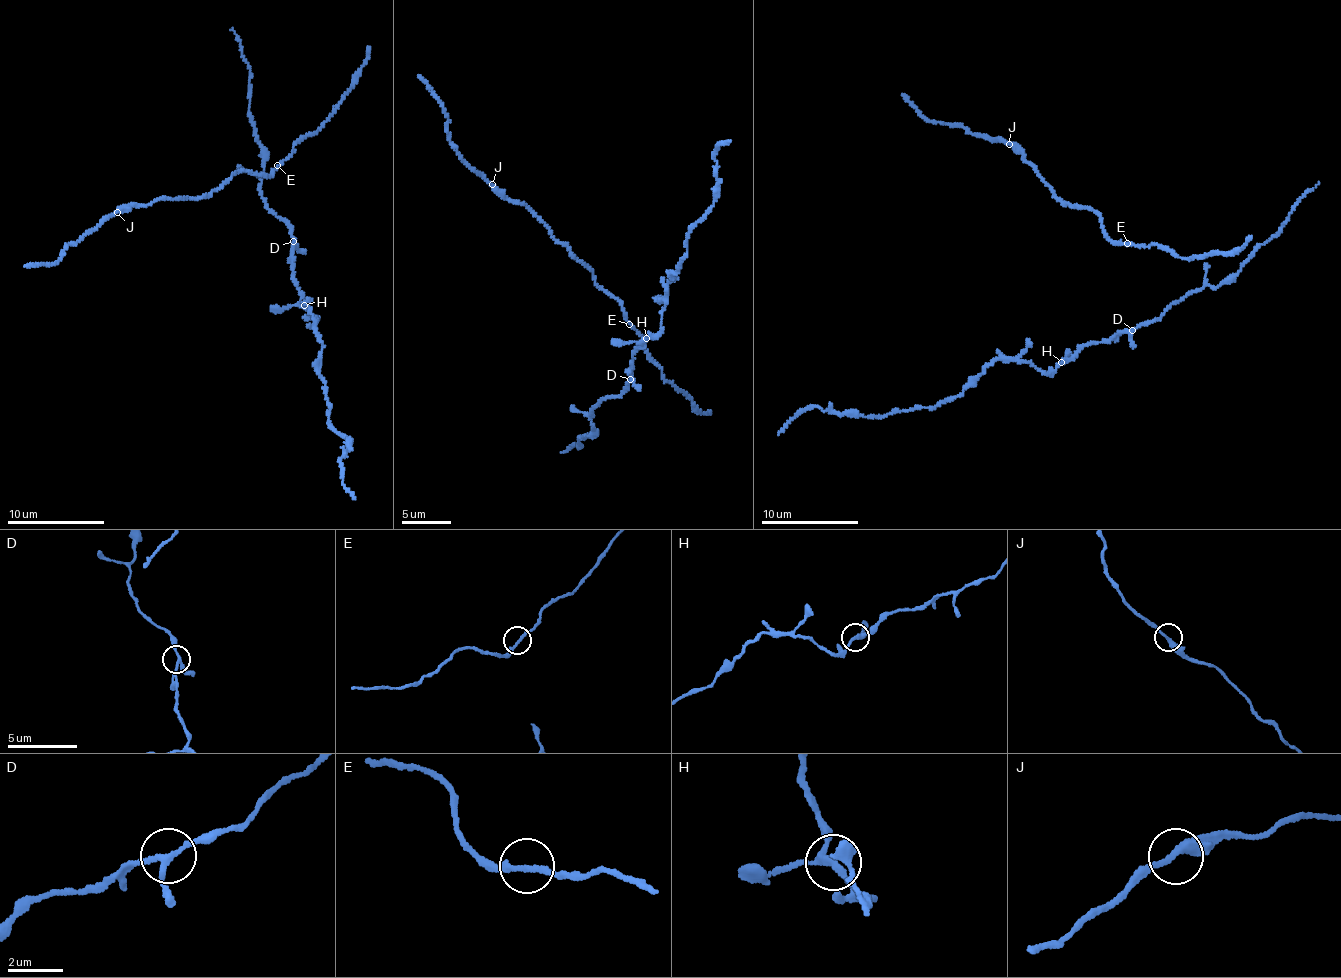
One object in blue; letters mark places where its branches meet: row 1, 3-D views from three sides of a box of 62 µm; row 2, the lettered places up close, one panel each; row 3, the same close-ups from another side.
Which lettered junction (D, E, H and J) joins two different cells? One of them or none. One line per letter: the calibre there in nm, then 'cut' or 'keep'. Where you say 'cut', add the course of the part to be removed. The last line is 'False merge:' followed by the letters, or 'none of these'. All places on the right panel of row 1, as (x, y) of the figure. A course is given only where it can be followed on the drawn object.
D: calibre 200 nm; keep
E: calibre 190 nm; keep
H: calibre 200 nm; keep
J: calibre 240 nm; keep
False merge: none of these

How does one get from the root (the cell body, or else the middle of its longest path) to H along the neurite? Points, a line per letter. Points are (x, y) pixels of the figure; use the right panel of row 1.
H: (1142, 323), (1132, 330), (1118, 331), (1100, 342), (1083, 344), (1061, 363)

